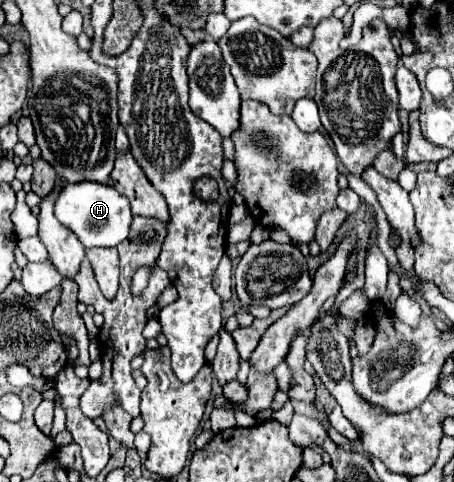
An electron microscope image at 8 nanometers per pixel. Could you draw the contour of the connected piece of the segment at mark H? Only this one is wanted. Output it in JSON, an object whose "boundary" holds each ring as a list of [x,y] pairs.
{"boundary":[[[78,182],[78,184],[64,184],[56,208],[54,208],[56,218],[70,228],[84,248],[94,248],[94,246],[118,246],[120,242],[126,240],[130,232],[130,204],[126,196],[120,196],[116,188],[110,184],[100,184],[100,182]]]}

